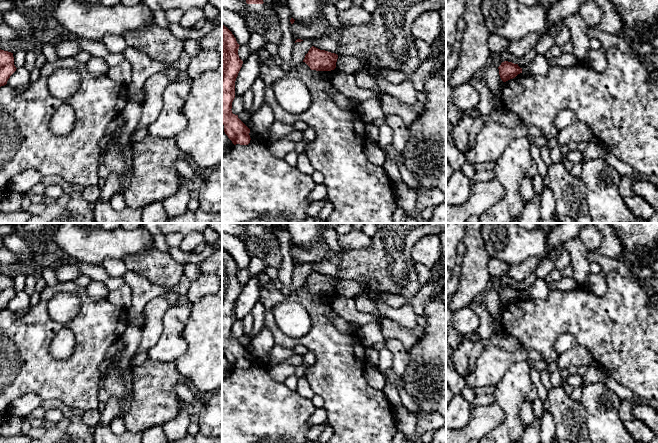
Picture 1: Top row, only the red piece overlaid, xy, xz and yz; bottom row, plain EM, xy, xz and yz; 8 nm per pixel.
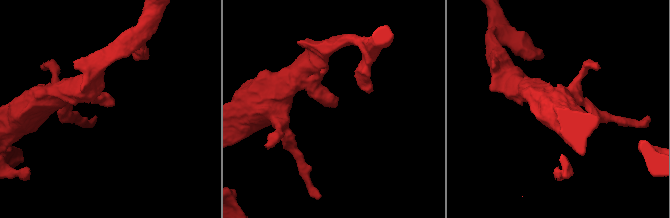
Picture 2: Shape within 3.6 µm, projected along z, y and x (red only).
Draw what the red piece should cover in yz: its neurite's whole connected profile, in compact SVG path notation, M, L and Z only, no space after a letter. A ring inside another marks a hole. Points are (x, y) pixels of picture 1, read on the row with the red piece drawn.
M504 61L498 67L499 75L503 82L515 78L518 74L522 73L522 68L518 64L512 62Z

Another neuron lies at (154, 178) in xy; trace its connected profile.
M148 135L139 142L133 142L131 148L132 178L123 193L126 206L142 209L174 195L182 185L175 163L192 162L178 148L175 139Z

